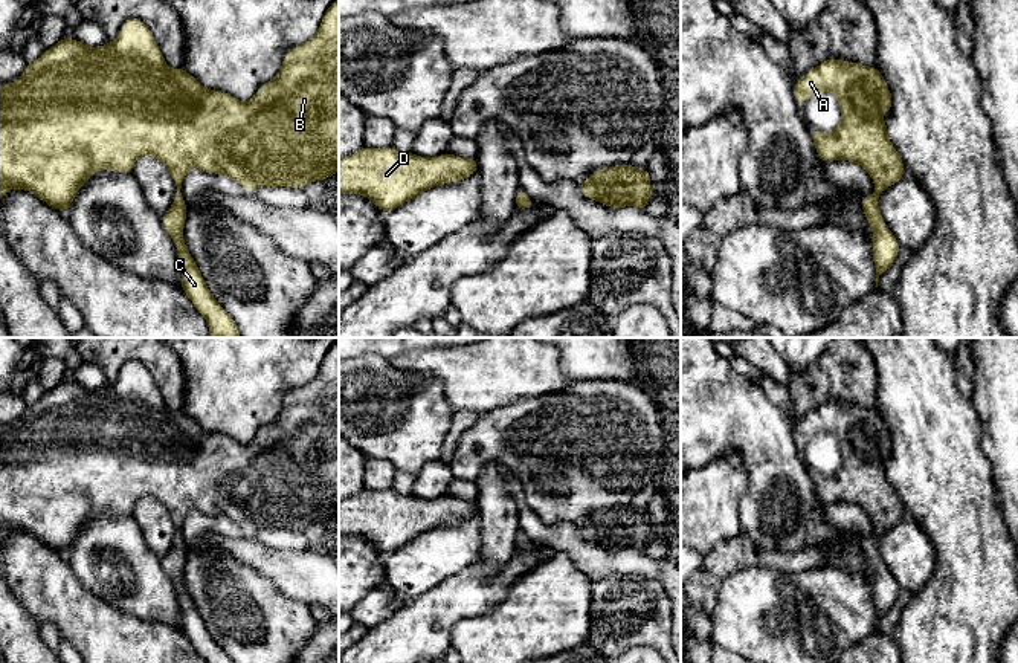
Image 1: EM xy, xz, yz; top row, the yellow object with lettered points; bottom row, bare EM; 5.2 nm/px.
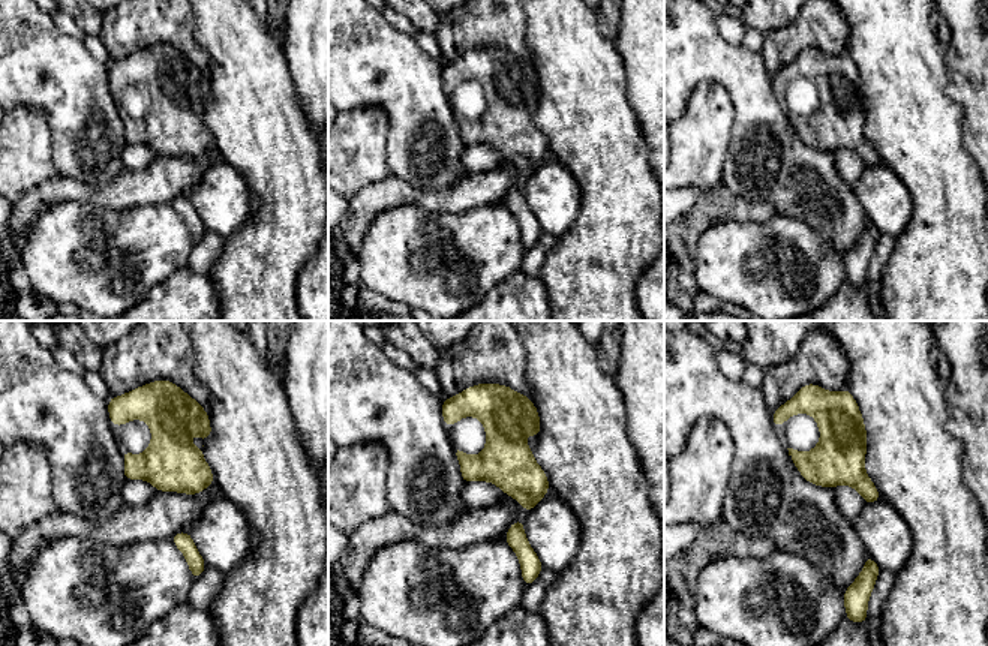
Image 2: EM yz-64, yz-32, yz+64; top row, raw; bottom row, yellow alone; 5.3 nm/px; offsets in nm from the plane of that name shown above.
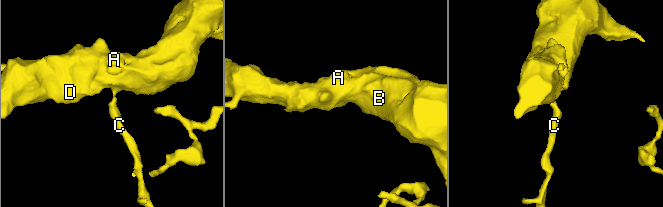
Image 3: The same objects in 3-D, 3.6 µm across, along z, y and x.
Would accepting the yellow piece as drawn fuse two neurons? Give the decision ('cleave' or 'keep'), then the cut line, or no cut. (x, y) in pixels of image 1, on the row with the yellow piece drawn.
keep; no cut

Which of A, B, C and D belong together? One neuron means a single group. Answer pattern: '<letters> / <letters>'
A B C D

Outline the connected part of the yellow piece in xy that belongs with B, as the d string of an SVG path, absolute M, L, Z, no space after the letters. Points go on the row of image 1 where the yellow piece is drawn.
M339 0L327 9L311 40L292 47L278 75L261 86L246 102L221 90L205 89L183 67L169 69L148 26L139 18L122 24L114 41L89 47L75 38L63 38L37 61L26 66L18 82L0 90L0 199L12 188L34 192L50 208L66 212L75 196L99 170L131 173L142 154L159 159L177 185L174 203L162 215L162 225L177 246L182 289L208 322L212 338L241 338L232 316L208 289L185 240L188 208L180 192L191 168L227 174L243 188L263 185L304 189L313 180L325 180L339 171Z

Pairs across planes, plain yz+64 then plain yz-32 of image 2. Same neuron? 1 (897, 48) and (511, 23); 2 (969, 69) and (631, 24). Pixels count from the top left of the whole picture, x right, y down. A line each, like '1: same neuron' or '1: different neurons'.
1: different neurons
2: same neuron

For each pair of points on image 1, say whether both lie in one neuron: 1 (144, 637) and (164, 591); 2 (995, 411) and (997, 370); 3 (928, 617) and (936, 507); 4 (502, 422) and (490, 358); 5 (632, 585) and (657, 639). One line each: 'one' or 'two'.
1: two
2: one
3: one
4: two
5: one

